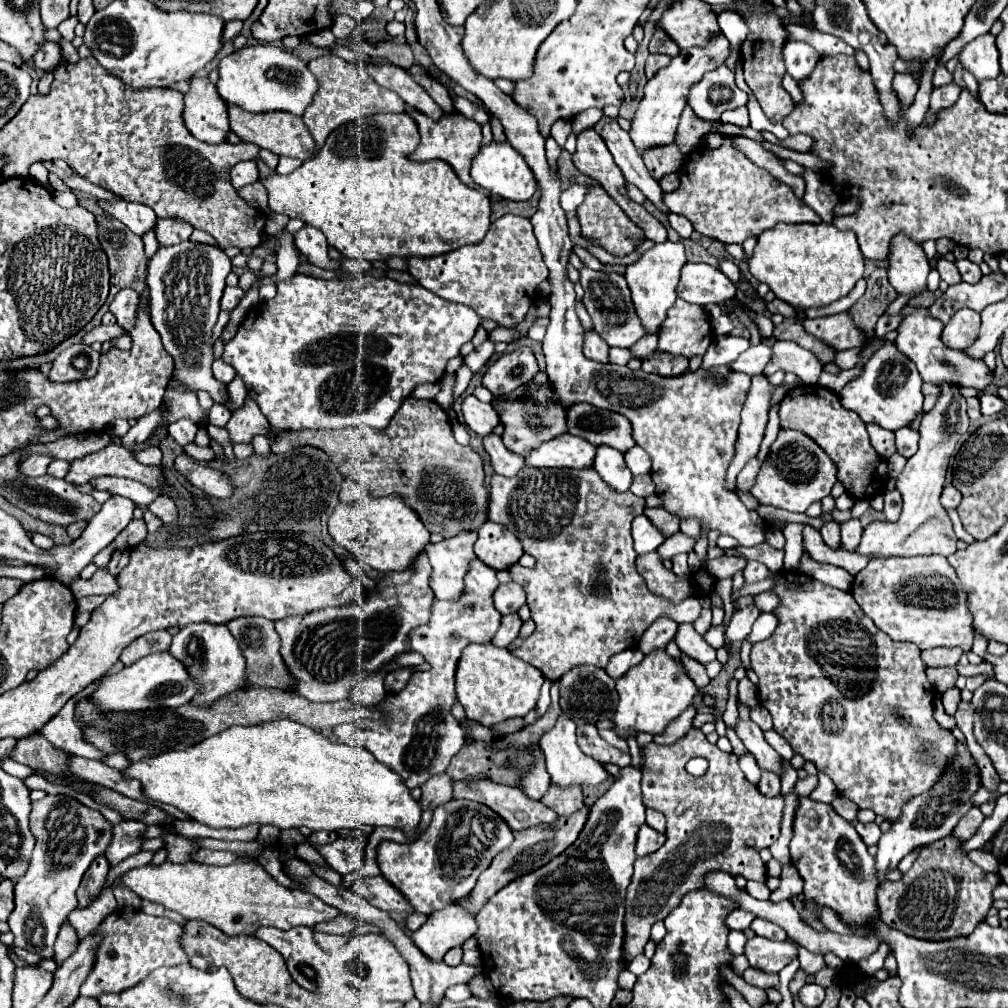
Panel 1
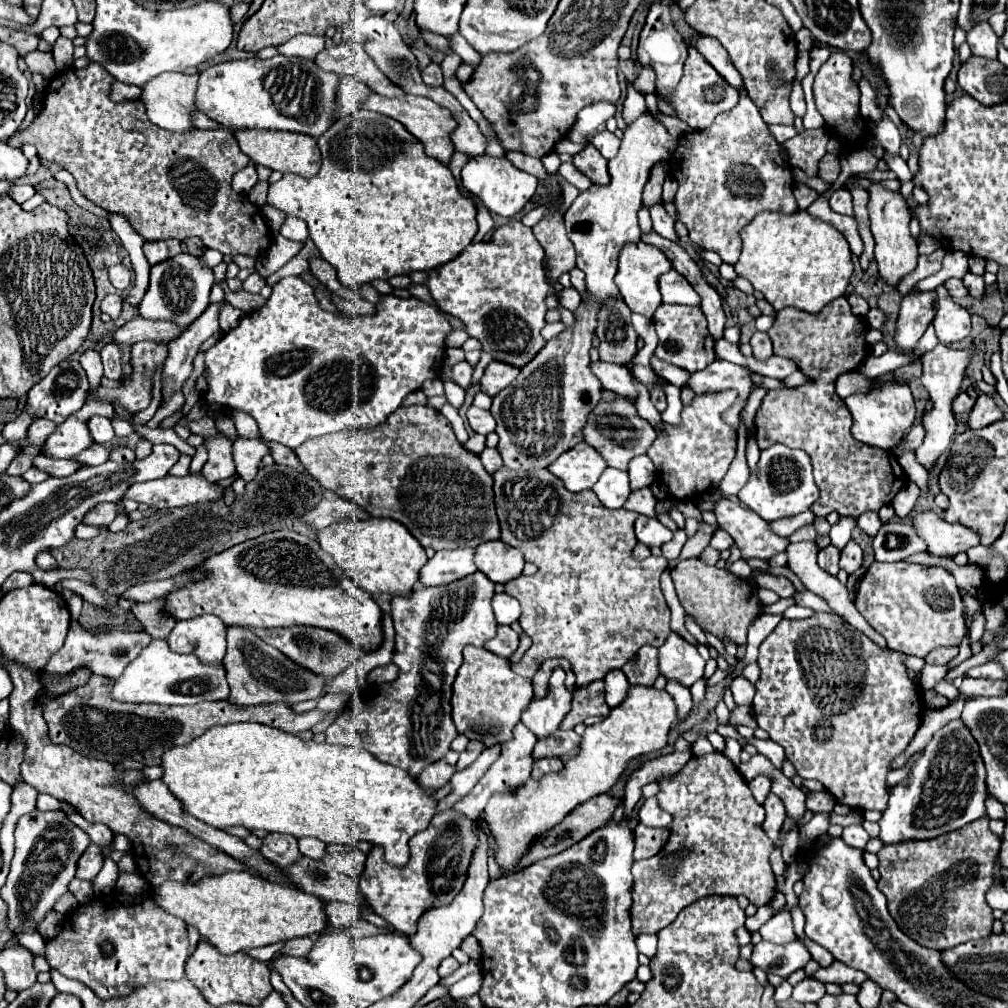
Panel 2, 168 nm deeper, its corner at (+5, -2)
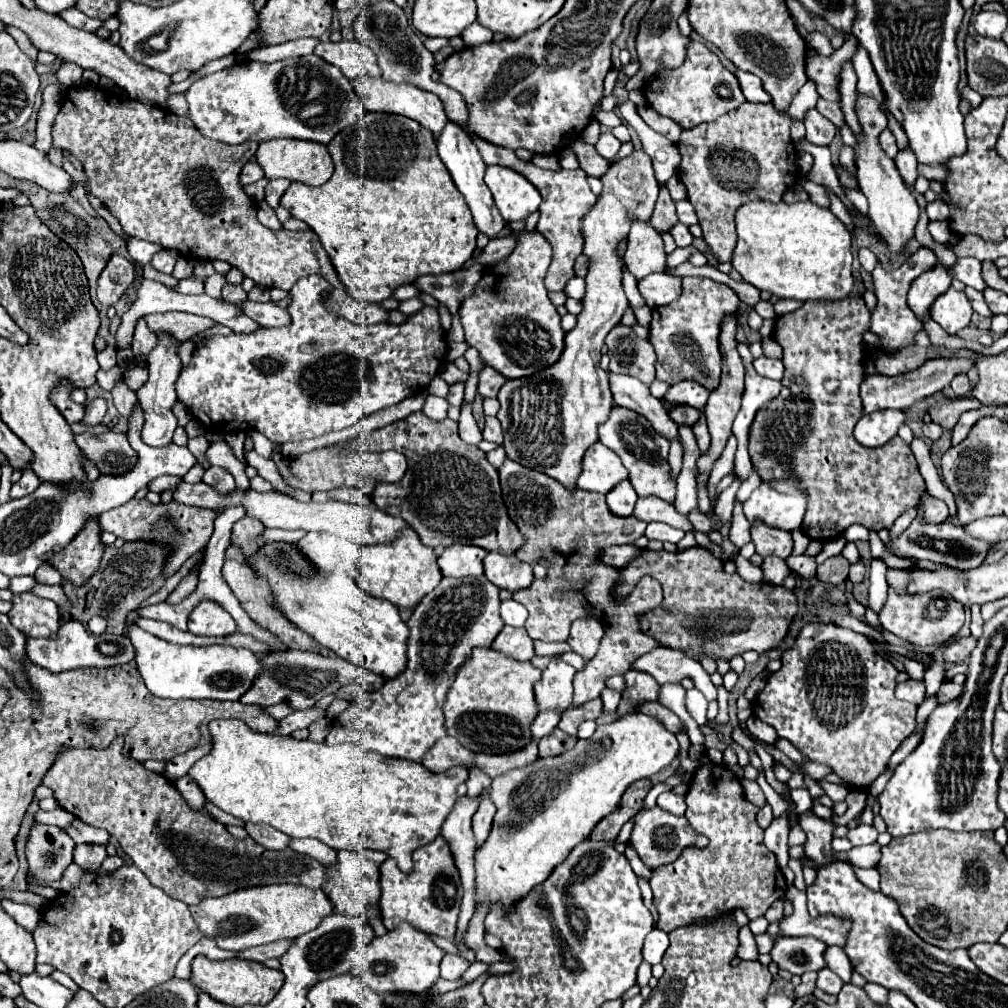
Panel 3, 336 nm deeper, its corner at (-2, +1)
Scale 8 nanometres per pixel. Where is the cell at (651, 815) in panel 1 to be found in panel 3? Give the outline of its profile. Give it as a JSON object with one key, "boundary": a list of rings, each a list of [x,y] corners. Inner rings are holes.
{"boundary":[[[662,793],[658,797],[658,807],[670,811],[672,815],[684,815],[686,813],[684,795],[676,795],[676,793]]]}

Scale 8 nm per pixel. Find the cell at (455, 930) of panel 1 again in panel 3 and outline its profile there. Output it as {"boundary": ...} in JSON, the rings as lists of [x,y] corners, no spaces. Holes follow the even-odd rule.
{"boundary":[[[486,795],[486,799],[482,799],[482,803],[478,805],[478,811],[472,817],[472,829],[474,829],[474,835],[476,835],[478,843],[482,843],[490,833],[494,811],[496,811],[496,807],[494,807],[490,795]]]}

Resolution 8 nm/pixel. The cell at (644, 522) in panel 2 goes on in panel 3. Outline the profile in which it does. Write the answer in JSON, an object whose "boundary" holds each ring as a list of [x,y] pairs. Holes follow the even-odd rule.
{"boundary":[[[648,523],[646,527],[646,537],[648,539],[658,539],[658,541],[670,541],[670,543],[678,543],[684,537],[684,531],[674,529],[666,523]]]}

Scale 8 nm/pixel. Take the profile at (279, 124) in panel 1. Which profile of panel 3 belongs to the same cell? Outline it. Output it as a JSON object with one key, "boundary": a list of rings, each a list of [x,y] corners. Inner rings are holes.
{"boundary":[[[274,139],[266,141],[256,151],[256,161],[266,173],[266,179],[288,179],[298,181],[310,187],[318,187],[326,183],[332,177],[334,163],[328,153],[328,147],[322,143],[310,143],[310,141],[294,141],[294,139]]]}

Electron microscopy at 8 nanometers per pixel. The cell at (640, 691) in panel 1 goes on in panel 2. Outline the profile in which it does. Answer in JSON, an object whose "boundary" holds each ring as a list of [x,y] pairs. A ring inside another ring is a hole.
{"boundary":[[[629,686],[625,700],[615,706],[603,722],[587,726],[581,742],[581,752],[569,760],[561,772],[547,774],[541,778],[541,782],[529,780],[515,792],[493,794],[485,812],[487,822],[499,842],[499,866],[511,872],[537,836],[559,824],[577,804],[607,792],[623,774],[627,760],[663,748],[675,720],[677,706],[667,690],[657,690],[653,686]]]}

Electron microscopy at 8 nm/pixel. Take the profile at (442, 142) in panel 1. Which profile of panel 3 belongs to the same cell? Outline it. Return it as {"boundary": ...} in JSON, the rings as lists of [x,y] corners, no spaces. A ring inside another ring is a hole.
{"boundary":[[[360,75],[358,79],[352,81],[354,89],[356,89],[356,95],[364,101],[366,109],[368,111],[382,111],[382,113],[400,113],[404,117],[410,117],[414,121],[418,121],[420,125],[428,127],[436,137],[440,135],[442,127],[446,125],[446,113],[444,113],[444,107],[440,103],[440,99],[434,95],[434,93],[428,93],[424,89],[418,89],[410,83],[390,83],[390,81],[384,81],[384,79],[374,79],[370,75]]]}

